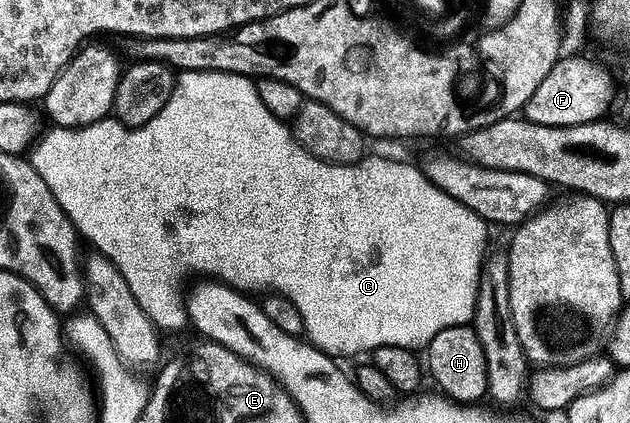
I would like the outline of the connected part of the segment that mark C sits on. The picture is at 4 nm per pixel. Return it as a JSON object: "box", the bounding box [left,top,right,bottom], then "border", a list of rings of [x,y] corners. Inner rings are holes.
{"box":[31,72,489,358],"border":[[[187,72],[184,73],[185,88],[189,91],[189,96],[193,100],[185,100],[181,104],[181,108],[170,107],[168,111],[161,112],[153,121],[144,125],[142,128],[129,128],[128,125],[122,123],[120,119],[110,118],[101,120],[97,124],[92,124],[86,128],[58,128],[54,127],[53,132],[49,132],[39,143],[32,149],[31,162],[35,166],[35,170],[39,170],[39,178],[43,178],[43,182],[47,182],[47,186],[51,186],[51,194],[55,194],[55,198],[59,202],[59,206],[63,206],[63,210],[69,216],[69,221],[77,228],[78,233],[86,241],[90,240],[94,244],[96,251],[112,262],[119,270],[119,274],[123,274],[123,278],[127,278],[127,286],[131,286],[131,294],[135,294],[135,302],[139,302],[139,306],[143,306],[143,310],[151,318],[151,322],[162,333],[181,332],[184,328],[190,327],[189,314],[187,311],[187,300],[181,296],[181,287],[185,284],[185,279],[188,276],[201,276],[197,278],[212,278],[214,281],[229,285],[230,288],[237,289],[238,292],[246,294],[257,294],[253,292],[263,292],[262,294],[276,294],[289,299],[295,306],[298,307],[299,313],[302,314],[303,322],[305,323],[305,333],[310,344],[316,347],[319,351],[332,358],[340,358],[339,356],[361,356],[372,354],[378,348],[383,346],[399,346],[400,348],[408,348],[410,350],[425,350],[428,349],[429,343],[435,338],[435,334],[443,334],[443,330],[448,328],[463,328],[474,323],[474,316],[477,310],[477,296],[480,294],[480,282],[482,265],[486,261],[487,249],[485,243],[489,240],[489,232],[487,224],[484,220],[478,217],[472,210],[465,208],[455,198],[449,197],[439,190],[426,178],[424,171],[417,170],[413,176],[413,168],[409,164],[400,164],[397,160],[384,160],[381,156],[370,155],[358,161],[356,164],[337,165],[329,164],[327,161],[313,157],[304,146],[294,136],[294,129],[290,127],[284,120],[277,120],[275,114],[264,105],[263,98],[260,97],[258,85],[254,83],[248,76],[236,76],[235,74],[223,74],[222,72]]]}

